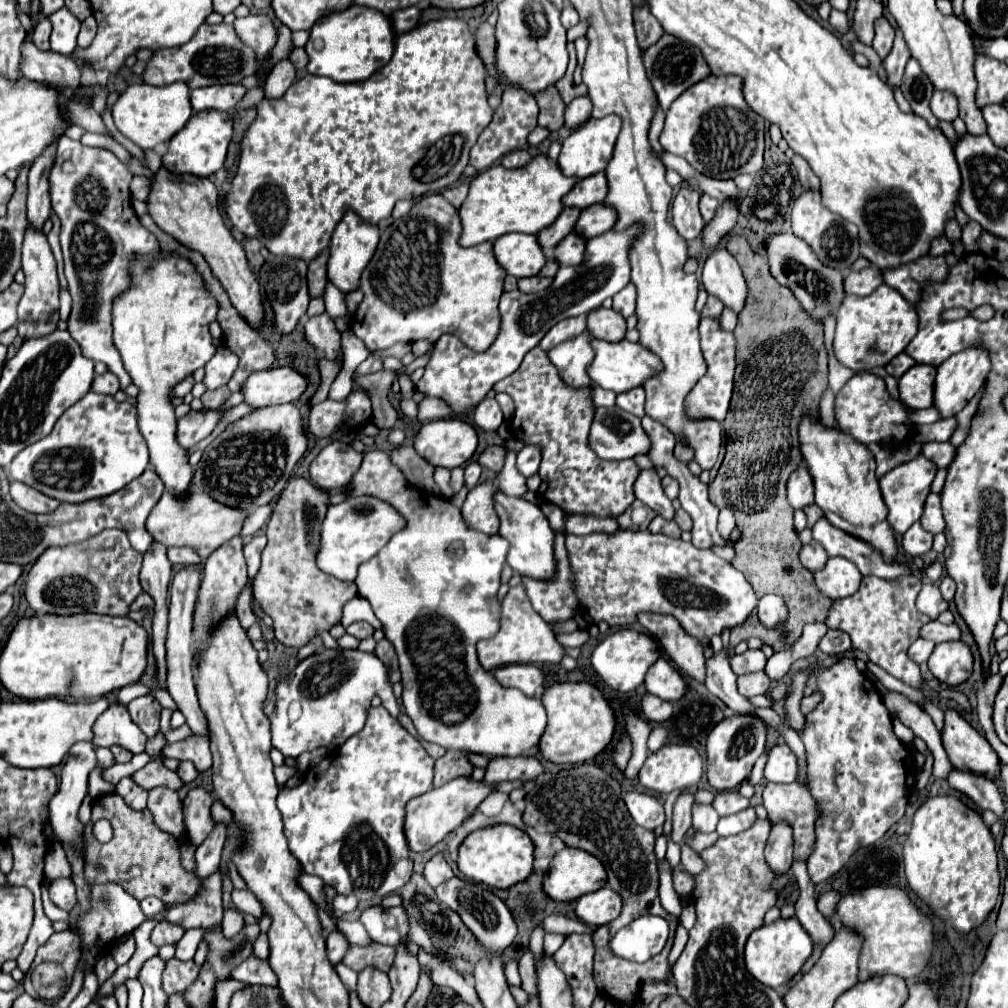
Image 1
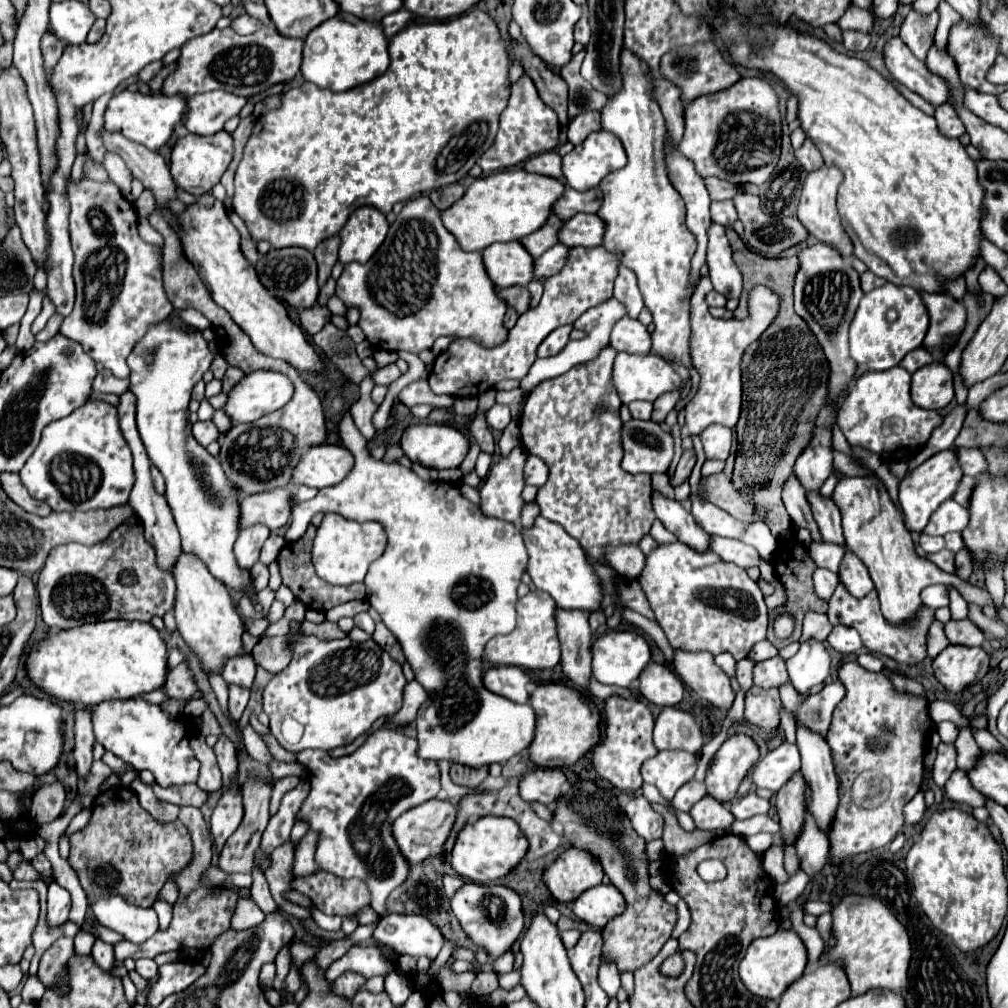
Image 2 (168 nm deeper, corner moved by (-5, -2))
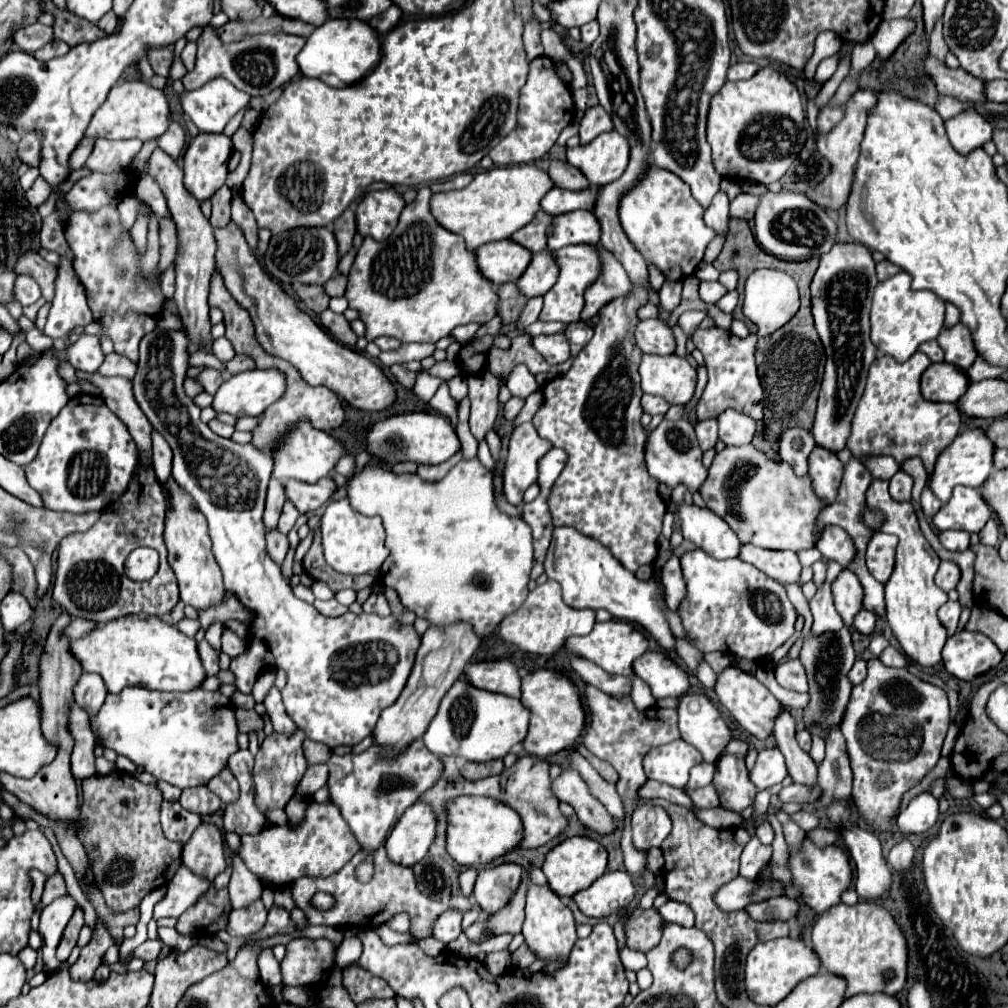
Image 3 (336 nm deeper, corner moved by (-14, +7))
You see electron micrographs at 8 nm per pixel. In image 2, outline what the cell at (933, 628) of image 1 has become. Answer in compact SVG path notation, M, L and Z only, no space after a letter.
M969 618L947 622L945 634L951 644L963 644L963 646L981 646L985 640L985 634Z

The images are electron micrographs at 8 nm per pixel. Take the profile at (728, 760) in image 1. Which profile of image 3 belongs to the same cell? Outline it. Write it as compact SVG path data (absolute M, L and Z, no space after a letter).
M732 739L716 763L718 769L714 775L714 787L720 793L724 809L742 811L744 807L754 803L754 795L758 793L744 765L746 753L748 743L742 739Z

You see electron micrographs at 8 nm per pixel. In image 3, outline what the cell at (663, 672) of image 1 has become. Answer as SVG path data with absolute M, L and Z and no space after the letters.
M646 651L638 657L634 661L634 673L650 685L656 699L682 697L690 689L686 671L662 651Z

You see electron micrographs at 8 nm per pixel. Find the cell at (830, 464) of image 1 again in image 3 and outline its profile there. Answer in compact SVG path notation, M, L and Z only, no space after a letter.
M874 479L866 491L866 507L870 511L882 511L884 523L878 529L880 533L890 533L898 537L896 555L894 555L894 571L886 583L886 609L888 609L888 625L894 633L894 637L900 641L904 653L924 665L932 667L940 663L940 651L946 643L946 629L936 617L936 611L940 605L948 601L948 595L936 587L934 575L940 565L940 557L930 547L930 543L924 539L916 513L912 505L906 501L894 501L888 493L888 481Z

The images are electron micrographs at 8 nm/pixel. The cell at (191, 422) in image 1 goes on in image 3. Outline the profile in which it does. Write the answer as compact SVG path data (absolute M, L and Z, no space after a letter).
M212 419L210 423L208 423L208 427L216 433L216 435L220 435L220 437L230 437L232 433L234 433L234 427L232 425L226 425L226 423L220 423L218 419Z

